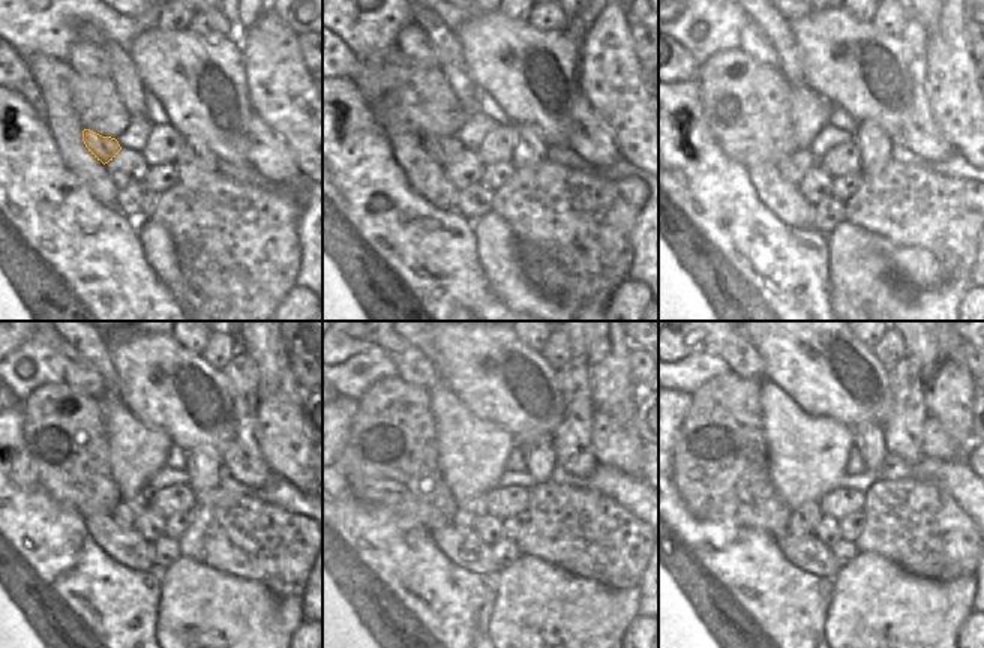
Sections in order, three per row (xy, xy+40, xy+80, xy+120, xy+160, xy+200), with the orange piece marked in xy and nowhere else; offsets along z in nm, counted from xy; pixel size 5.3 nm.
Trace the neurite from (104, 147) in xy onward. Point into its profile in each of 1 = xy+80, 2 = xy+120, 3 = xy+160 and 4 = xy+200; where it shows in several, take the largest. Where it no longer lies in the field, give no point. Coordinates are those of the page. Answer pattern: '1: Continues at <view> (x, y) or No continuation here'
1: Continues at xy+80 (792, 168)
2: Continues at xy+120 (128, 510)
3: Continues at xy+160 (465, 515)
4: Continues at xy+200 (803, 521)

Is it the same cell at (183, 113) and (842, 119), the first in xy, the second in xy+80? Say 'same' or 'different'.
different

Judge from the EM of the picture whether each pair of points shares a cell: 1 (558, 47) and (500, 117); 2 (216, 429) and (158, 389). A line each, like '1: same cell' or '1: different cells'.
1: different cells
2: same cell

